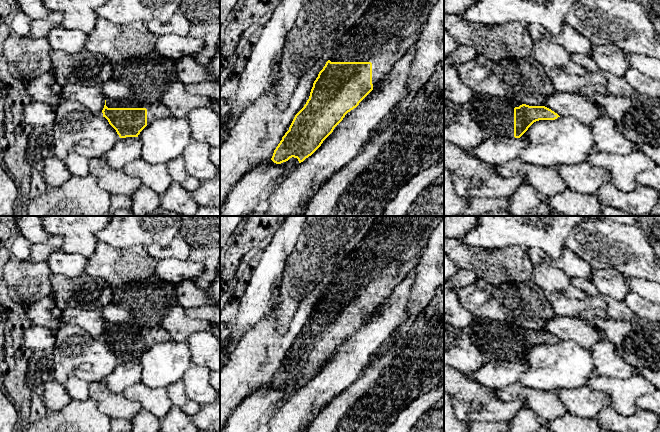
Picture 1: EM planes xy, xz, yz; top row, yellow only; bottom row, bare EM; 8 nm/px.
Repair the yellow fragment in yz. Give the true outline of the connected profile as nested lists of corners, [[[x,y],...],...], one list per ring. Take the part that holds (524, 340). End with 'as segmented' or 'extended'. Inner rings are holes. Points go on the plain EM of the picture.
[[[474,318],[467,333],[487,361],[520,362],[534,346],[560,341],[545,330],[529,330],[509,323],[479,318]]] | extended

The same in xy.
[[[108,322],[102,337],[120,362],[139,361],[140,356],[154,344],[172,340],[171,335],[161,326],[144,327]]] | extended

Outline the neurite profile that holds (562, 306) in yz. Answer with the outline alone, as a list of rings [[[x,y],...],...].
[[[548,292],[547,301],[557,316],[577,316],[585,310],[606,309],[606,302],[602,295],[587,296],[583,299],[569,298],[559,292]]]

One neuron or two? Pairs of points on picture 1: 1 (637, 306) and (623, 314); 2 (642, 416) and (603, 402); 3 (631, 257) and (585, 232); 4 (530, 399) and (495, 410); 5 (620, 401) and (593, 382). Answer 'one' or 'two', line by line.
1: two
2: two
3: one
4: two
5: one

